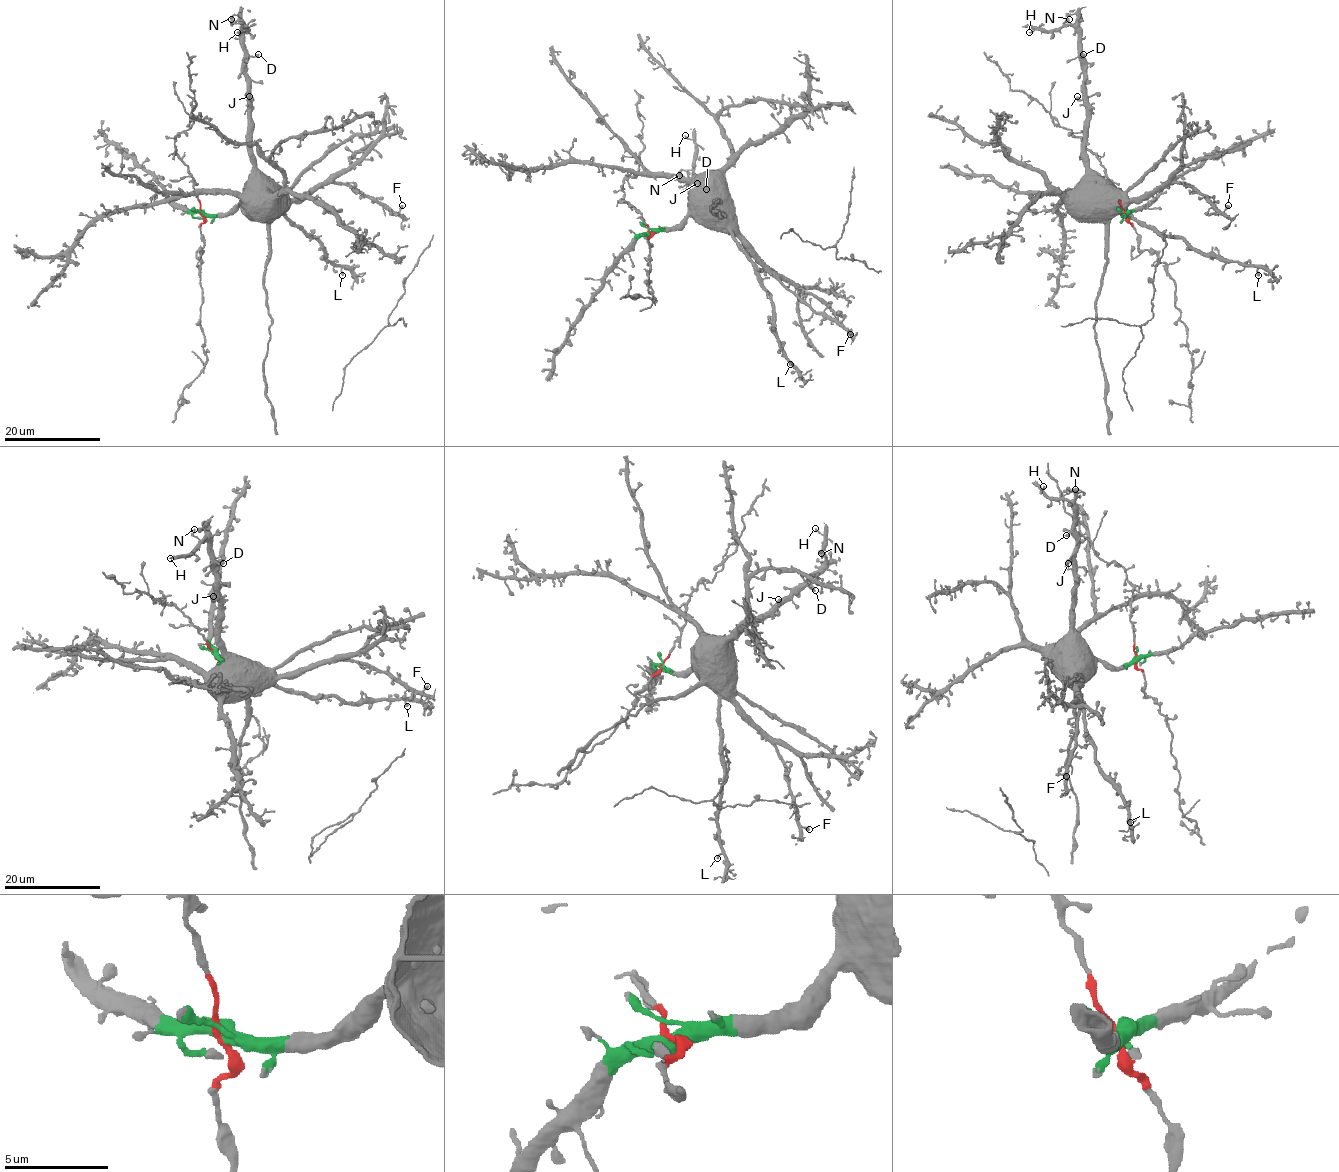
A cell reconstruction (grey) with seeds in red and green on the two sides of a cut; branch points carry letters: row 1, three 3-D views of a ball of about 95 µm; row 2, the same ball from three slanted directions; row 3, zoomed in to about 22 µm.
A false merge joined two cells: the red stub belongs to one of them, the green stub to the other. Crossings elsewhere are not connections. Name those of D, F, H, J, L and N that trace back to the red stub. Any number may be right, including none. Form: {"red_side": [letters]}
{"red_side": []}

